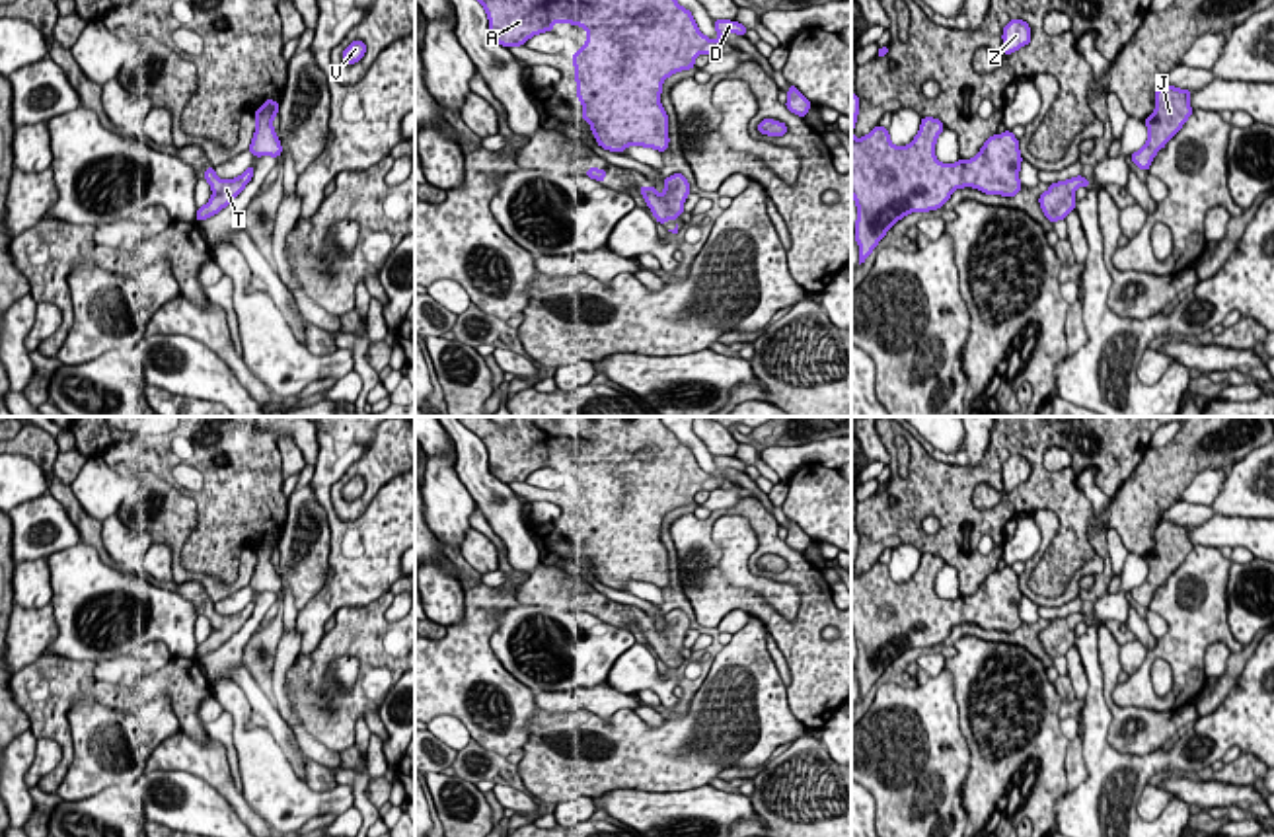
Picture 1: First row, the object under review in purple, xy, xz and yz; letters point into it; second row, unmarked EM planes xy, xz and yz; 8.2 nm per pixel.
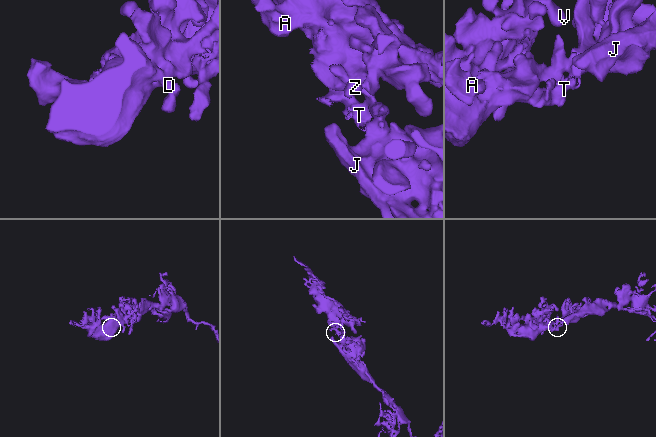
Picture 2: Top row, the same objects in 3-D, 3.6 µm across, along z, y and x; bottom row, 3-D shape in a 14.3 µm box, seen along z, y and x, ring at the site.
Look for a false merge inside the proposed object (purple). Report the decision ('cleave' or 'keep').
keep

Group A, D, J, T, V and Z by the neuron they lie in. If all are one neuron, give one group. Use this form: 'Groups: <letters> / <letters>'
Groups: A D J T V Z

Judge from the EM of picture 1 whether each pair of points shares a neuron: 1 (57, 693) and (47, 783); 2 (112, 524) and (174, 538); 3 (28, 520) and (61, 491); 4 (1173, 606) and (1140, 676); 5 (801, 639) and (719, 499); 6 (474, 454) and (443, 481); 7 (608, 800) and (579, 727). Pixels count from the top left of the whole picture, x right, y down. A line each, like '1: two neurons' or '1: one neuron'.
1: one neuron
2: two neurons
3: two neurons
4: one neuron
5: two neurons
6: two neurons
7: two neurons

